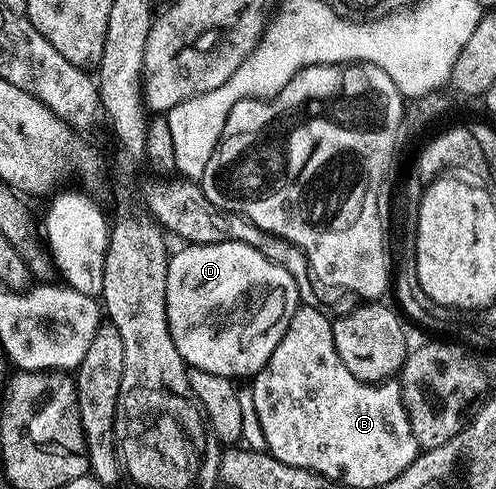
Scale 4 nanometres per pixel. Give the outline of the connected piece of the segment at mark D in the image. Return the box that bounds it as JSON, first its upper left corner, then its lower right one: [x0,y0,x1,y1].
[167,241,300,379]

